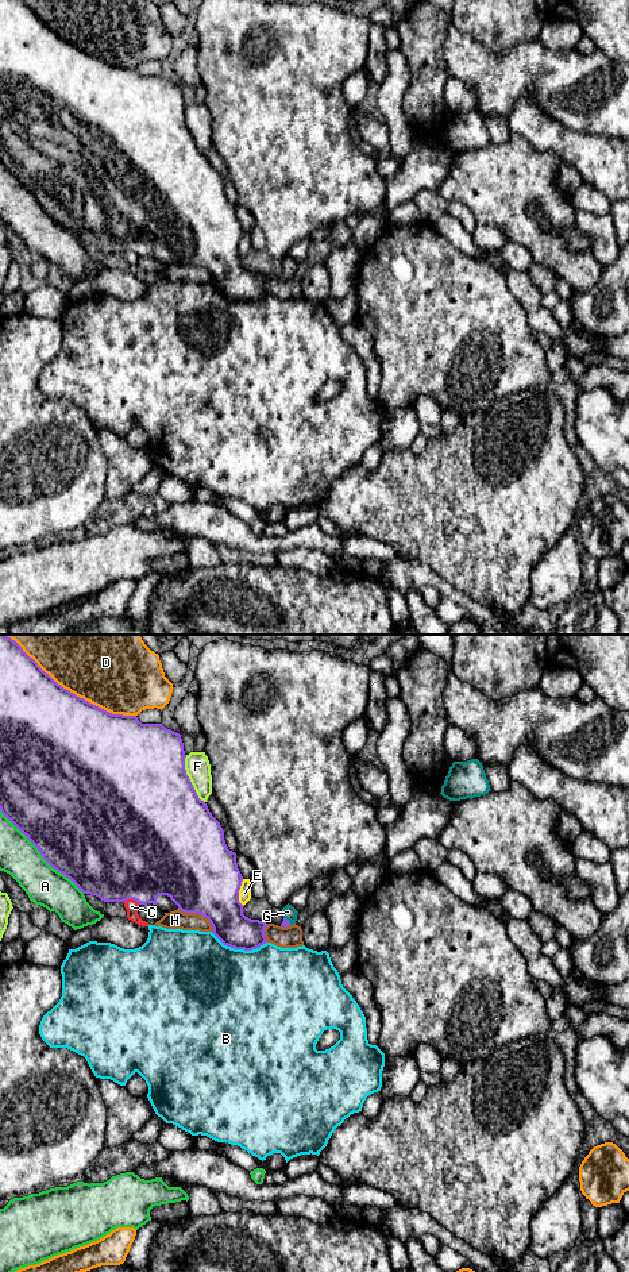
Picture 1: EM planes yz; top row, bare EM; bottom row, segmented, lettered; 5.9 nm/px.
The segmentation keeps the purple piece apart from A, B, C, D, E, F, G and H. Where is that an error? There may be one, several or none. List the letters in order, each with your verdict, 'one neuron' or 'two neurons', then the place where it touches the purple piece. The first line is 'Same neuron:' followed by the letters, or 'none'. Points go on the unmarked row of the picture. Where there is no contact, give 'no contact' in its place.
Same neuron: G
A: two neurons; contact yz (41, 205)
B: two neurons; contact yz (239, 300)
C: two neurons; contact yz (131, 250)
D: two neurons; contact yz (78, 49)
E: two neurons; contact yz (238, 245)
F: two neurons; contact yz (189, 131)
G: one neuron; contact yz (288, 273)
H: two neurons; contact yz (199, 265)

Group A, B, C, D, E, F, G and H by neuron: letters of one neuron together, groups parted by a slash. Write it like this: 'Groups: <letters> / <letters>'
Groups: A / B / C / D / E / F / G / H

